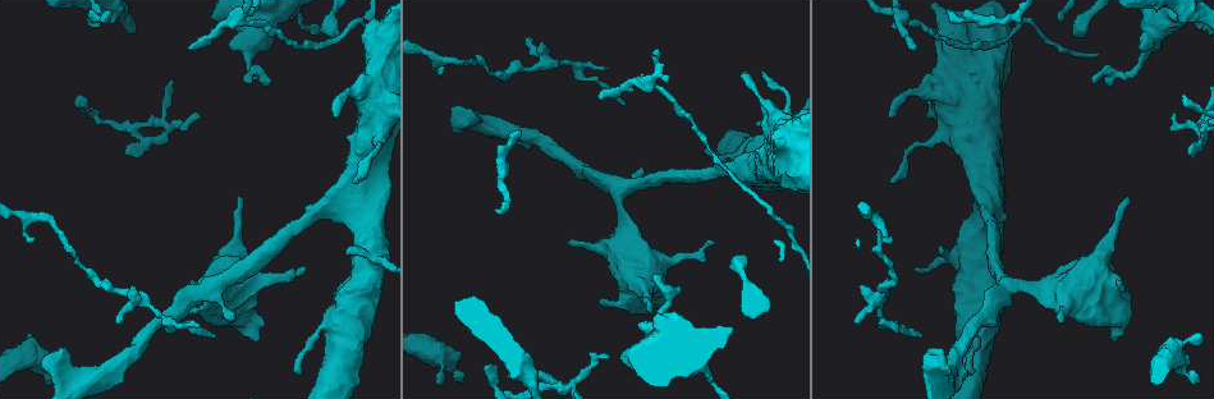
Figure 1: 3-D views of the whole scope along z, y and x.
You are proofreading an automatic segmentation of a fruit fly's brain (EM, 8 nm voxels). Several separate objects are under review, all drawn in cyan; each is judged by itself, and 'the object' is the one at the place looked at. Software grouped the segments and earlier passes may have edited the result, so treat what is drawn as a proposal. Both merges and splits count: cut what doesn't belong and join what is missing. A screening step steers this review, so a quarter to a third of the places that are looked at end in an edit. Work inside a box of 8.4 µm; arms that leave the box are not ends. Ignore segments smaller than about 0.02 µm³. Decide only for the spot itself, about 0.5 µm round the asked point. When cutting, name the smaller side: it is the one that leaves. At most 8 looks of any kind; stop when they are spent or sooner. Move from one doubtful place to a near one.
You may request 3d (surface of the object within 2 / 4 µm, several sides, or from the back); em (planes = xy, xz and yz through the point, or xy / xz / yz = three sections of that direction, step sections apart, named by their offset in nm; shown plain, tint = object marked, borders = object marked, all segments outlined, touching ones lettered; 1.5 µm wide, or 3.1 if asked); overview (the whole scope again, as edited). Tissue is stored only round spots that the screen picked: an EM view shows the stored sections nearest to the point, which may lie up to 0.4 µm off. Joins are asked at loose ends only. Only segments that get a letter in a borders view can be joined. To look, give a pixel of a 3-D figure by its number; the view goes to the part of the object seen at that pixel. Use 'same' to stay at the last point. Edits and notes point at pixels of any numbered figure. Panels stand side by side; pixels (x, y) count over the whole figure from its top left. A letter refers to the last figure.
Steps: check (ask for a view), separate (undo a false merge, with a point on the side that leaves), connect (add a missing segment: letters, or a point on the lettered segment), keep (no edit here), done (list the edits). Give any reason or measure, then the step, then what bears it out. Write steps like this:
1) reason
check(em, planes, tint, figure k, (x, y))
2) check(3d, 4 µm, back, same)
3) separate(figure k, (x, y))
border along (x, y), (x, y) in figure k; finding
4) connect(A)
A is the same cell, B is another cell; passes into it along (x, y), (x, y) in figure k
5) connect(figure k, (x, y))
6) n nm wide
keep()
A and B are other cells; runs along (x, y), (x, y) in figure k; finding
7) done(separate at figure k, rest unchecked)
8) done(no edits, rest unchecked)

thick end
check(em, planes, borders, figure 1, (756, 125))

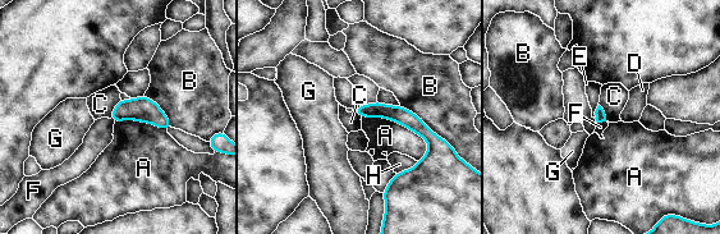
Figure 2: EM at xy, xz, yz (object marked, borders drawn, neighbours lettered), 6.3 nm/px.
A touches over 480 nm
keep()
A, B, C, D, E, F, G and H are other cells; runs along (358, 110), (399, 114), (431, 142) in figure 2; no lettered segment goes on from it

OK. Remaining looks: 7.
thin end
check(3d, 4 µm, figure 1, (890, 181))

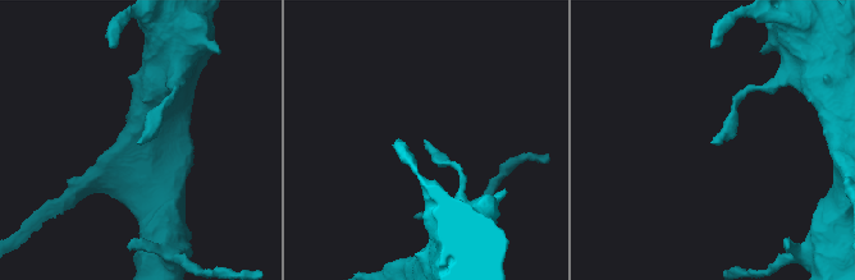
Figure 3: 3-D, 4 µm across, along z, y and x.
now the EM
check(em, planes, borders, figure 3, (138, 142))

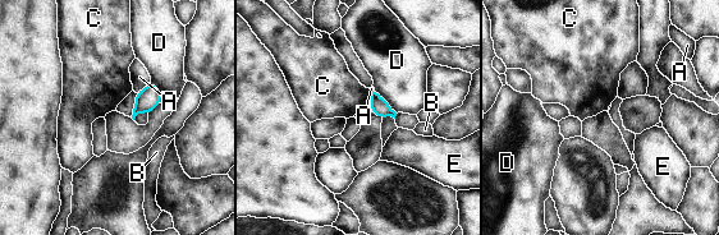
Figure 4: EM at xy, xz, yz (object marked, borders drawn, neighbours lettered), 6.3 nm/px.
keep()
A, B, C, D and E are other cells; border along (371, 91), (371, 102), (369, 105) in figure 4; no lettered segment goes on from it

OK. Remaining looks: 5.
free end
check(em, planes, borders, figure 1, (713, 242))

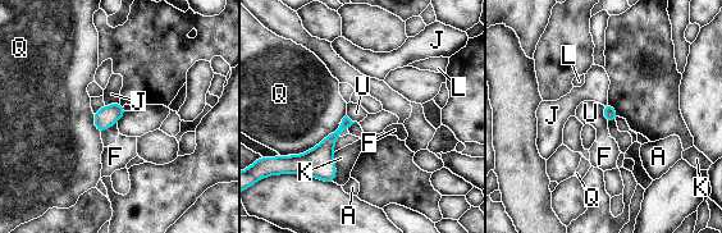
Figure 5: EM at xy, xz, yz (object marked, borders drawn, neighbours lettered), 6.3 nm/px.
Q touches over 360 nm
keep()
A, F, J, K, L, Q and U are other cells; none of them fits

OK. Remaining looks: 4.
done(no edits, rest unchecked)

